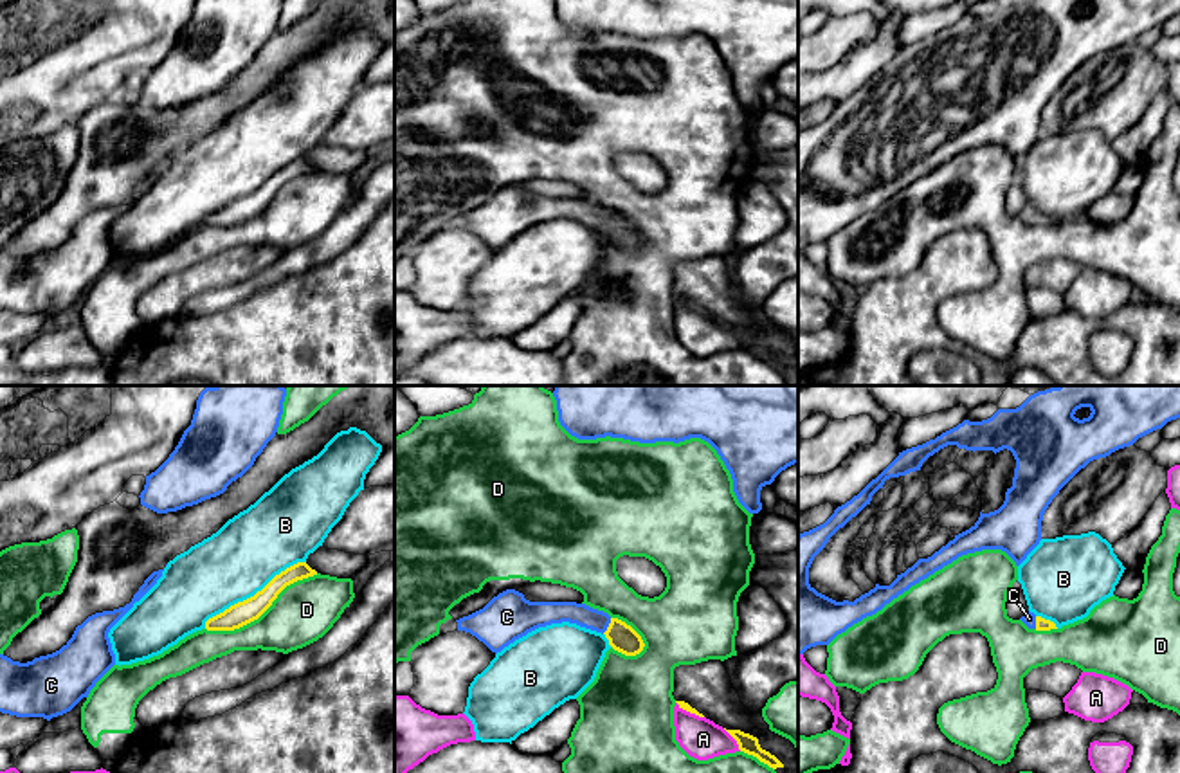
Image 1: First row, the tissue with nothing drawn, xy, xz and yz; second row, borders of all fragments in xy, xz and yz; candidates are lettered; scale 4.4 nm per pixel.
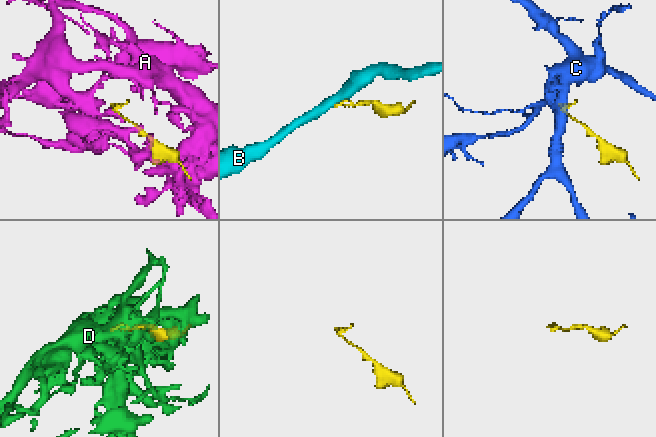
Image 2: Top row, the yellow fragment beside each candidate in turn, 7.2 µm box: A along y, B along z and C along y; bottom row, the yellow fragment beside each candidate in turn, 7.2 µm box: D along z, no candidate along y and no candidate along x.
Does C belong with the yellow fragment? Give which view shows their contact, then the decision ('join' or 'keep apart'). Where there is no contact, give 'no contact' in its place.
contact in xz; join

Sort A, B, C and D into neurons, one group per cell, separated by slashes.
A / B / C / D

